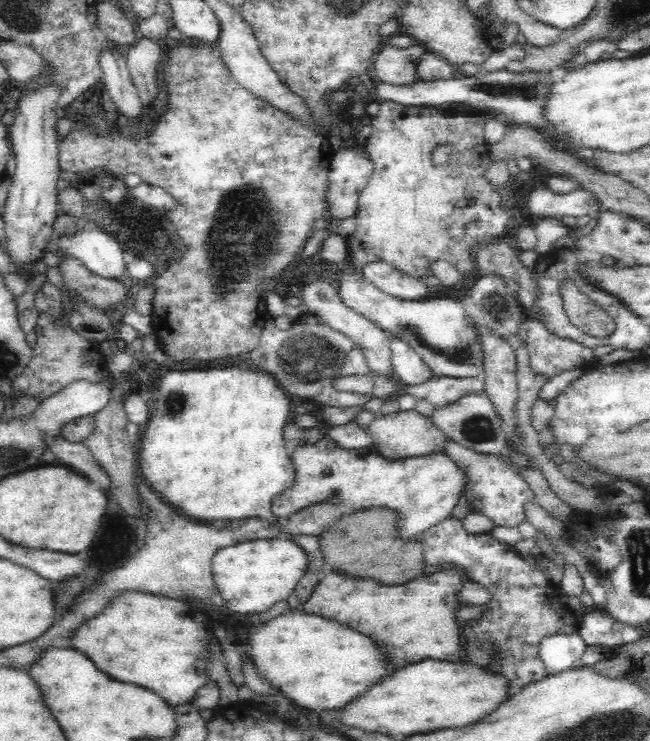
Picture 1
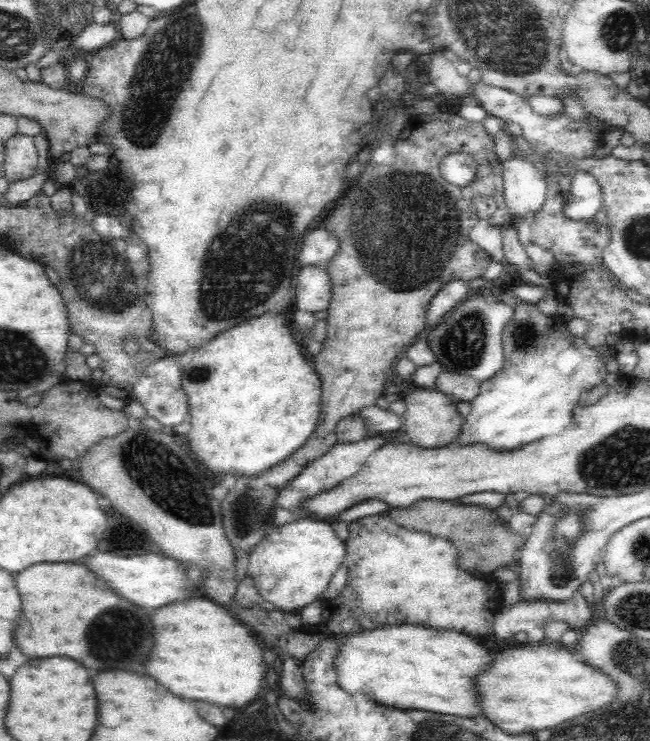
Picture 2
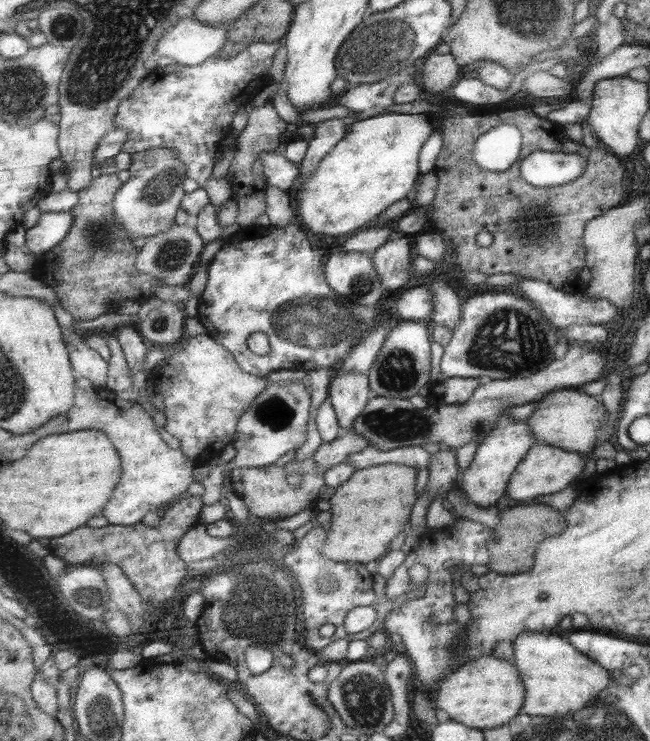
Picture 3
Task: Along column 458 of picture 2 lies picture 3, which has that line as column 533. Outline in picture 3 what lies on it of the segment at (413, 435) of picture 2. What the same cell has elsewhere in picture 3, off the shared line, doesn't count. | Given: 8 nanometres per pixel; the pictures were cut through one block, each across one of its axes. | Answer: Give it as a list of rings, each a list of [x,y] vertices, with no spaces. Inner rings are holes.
[[[578,388],[559,389],[549,392],[541,401],[533,416],[527,420],[539,442],[549,443],[573,452],[589,454],[589,446],[595,444],[595,432],[603,422],[605,407],[589,394]]]

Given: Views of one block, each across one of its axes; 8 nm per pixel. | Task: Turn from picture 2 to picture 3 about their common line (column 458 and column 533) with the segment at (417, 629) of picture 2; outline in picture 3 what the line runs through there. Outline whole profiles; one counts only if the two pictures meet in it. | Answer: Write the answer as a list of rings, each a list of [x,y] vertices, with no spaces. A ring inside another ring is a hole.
[[[524,632],[513,642],[515,664],[525,676],[525,686],[529,688],[529,700],[525,702],[525,712],[531,716],[567,716],[575,710],[587,706],[609,686],[609,672],[599,664],[591,662],[587,656],[577,652],[569,642],[557,634]]]

